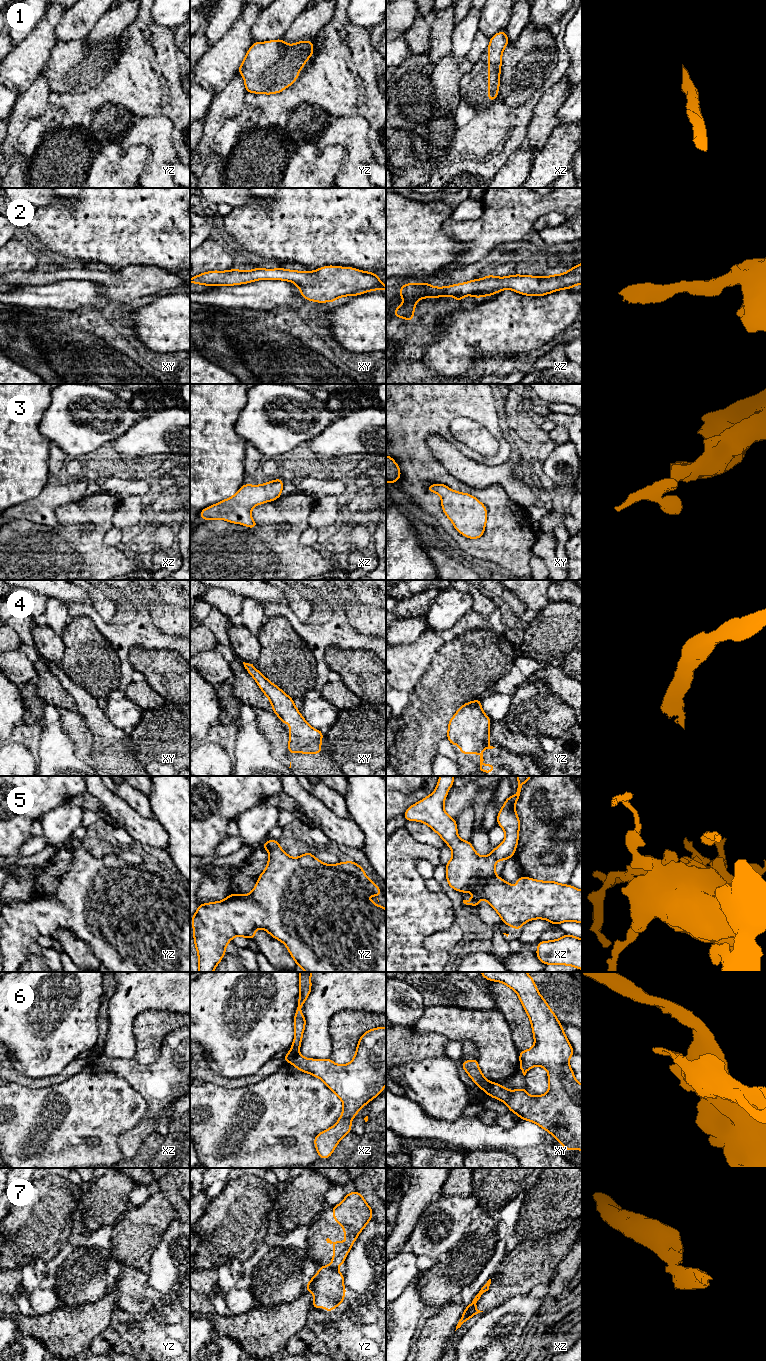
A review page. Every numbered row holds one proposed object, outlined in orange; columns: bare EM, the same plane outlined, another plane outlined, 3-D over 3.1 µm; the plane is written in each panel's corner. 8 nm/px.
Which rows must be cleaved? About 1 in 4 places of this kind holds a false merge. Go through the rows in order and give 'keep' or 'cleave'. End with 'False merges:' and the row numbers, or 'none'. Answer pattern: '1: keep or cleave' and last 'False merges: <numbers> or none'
1: keep
2: keep
3: keep
4: keep
5: keep
6: cleave
7: cleave
False merges: 6, 7

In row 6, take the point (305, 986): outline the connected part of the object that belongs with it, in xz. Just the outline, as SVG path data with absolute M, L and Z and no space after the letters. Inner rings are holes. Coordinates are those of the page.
M299 972L299 999L295 1011L294 1017L294 1040L291 1045L291 1050L283 1057L284 1062L289 1062L289 1060L299 1054L299 1049L302 1042L303 1032L306 1025L305 1016L301 1013L301 1007L304 1006L306 999L311 992L311 974L312 972Z

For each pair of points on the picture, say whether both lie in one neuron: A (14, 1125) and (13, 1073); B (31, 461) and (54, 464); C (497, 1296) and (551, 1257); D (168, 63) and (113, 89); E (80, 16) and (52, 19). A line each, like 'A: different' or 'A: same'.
A: different
B: different
C: same
D: same
E: different

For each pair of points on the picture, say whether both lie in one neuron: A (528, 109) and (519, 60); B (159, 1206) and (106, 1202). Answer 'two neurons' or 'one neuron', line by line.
A: two neurons
B: two neurons

